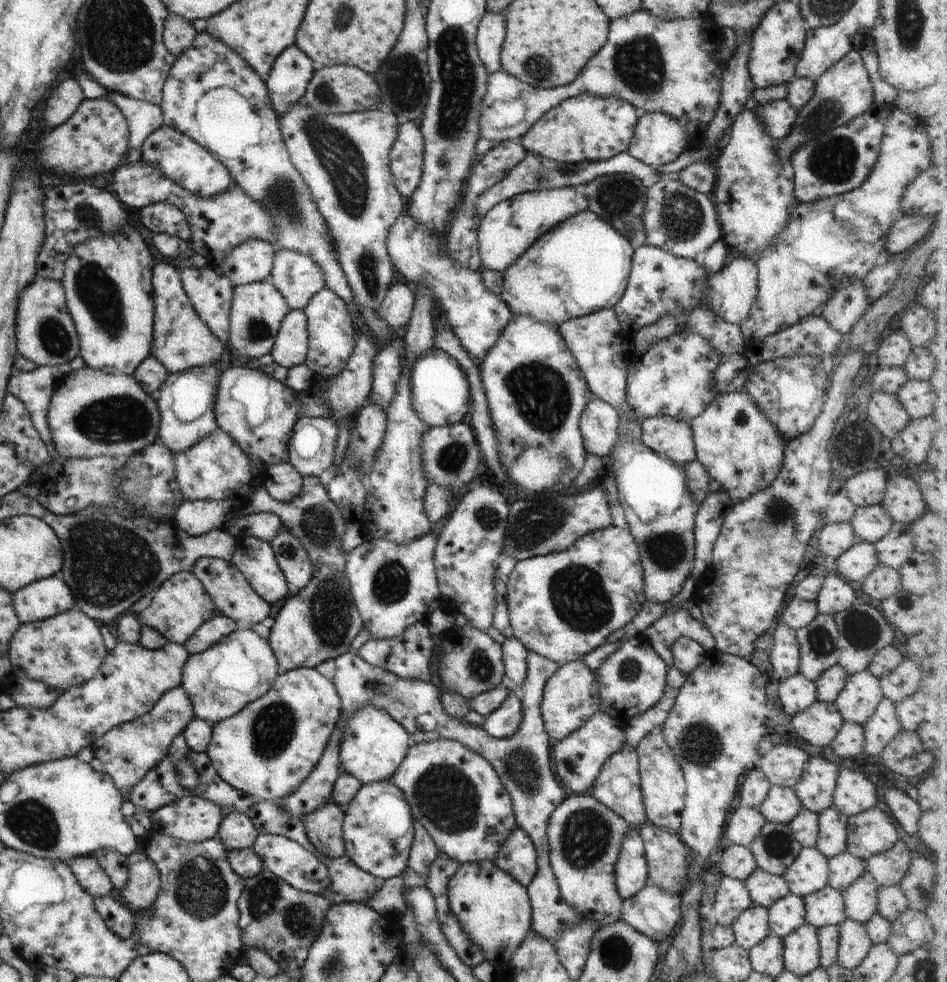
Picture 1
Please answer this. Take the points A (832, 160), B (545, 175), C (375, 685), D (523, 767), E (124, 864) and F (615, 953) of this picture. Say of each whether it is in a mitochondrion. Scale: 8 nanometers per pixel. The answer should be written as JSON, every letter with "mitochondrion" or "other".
{"A":"mitochondrion","B":"mitochondrion","C":"mitochondrion","D":"mitochondrion","E":"other","F":"mitochondrion"}

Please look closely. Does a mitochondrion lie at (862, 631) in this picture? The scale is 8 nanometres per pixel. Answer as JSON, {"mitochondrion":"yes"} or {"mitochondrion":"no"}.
{"mitochondrion":"yes"}

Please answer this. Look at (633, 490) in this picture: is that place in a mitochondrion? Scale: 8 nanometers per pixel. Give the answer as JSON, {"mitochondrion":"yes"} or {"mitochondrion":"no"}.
{"mitochondrion":"no"}

